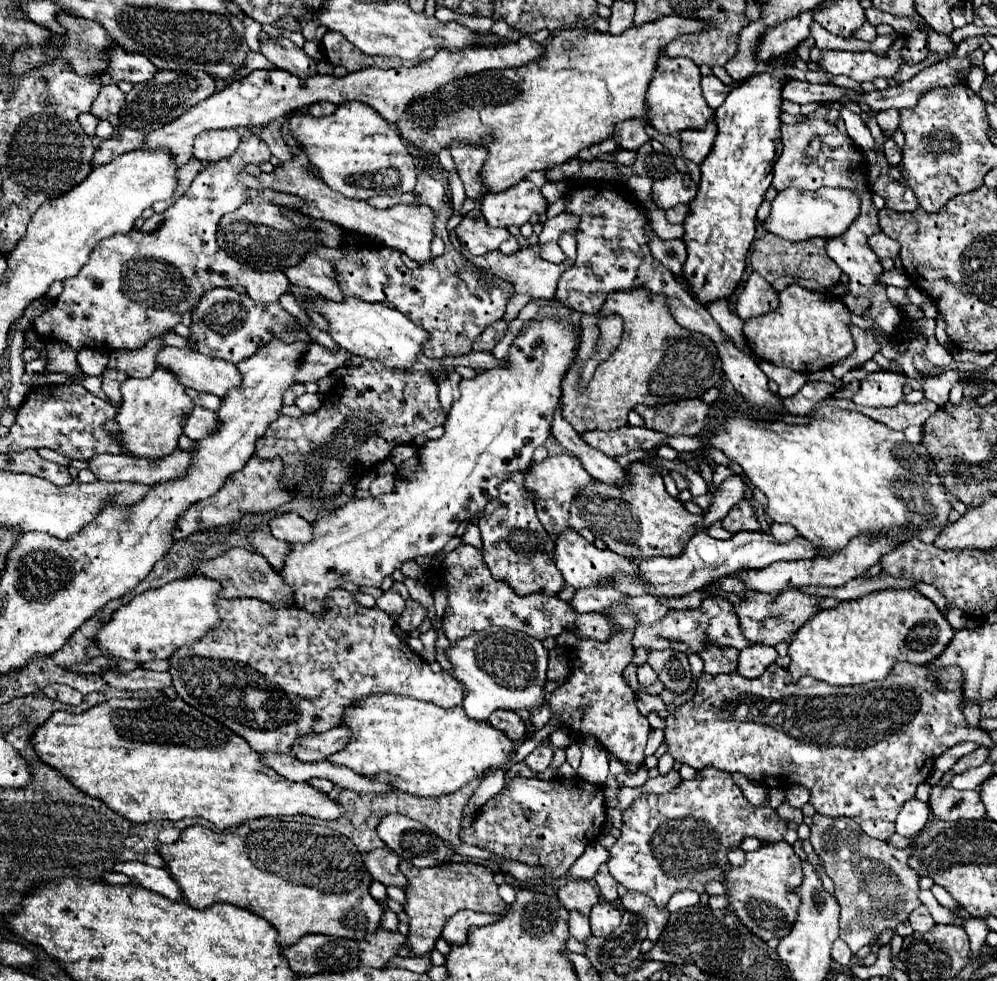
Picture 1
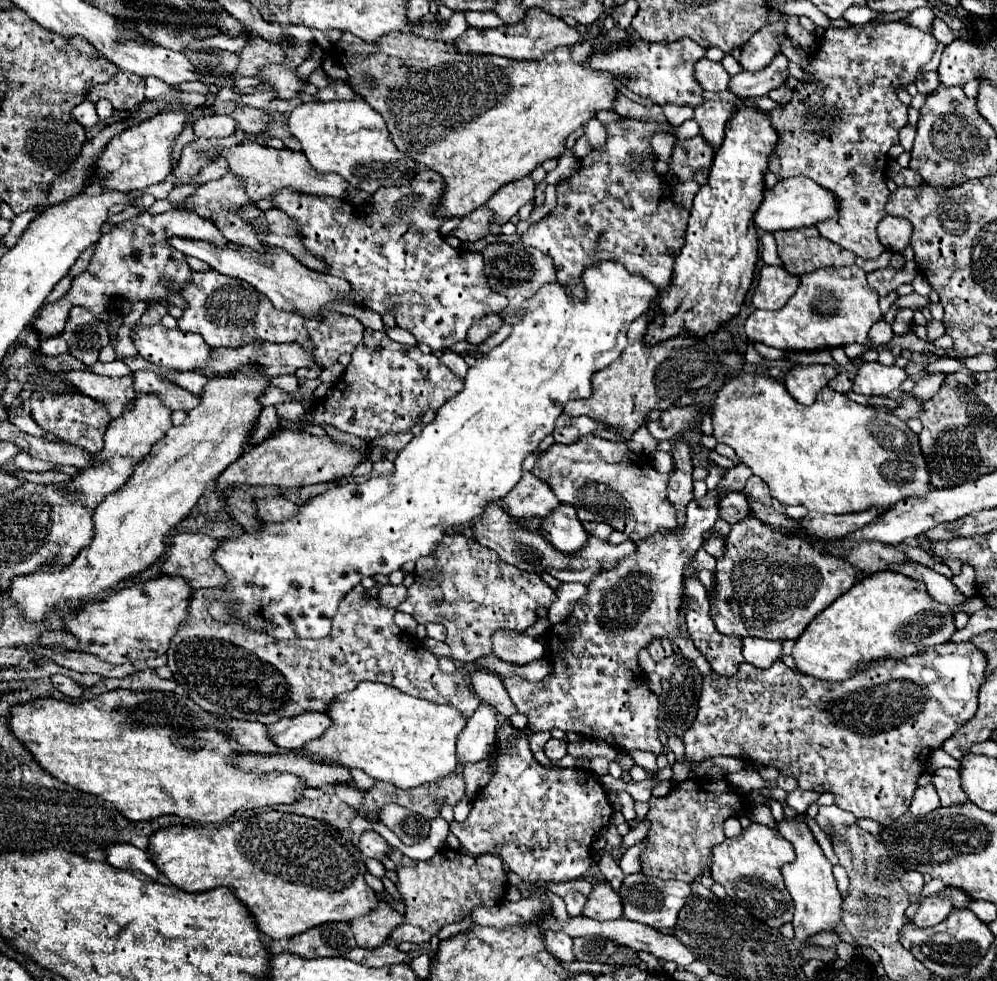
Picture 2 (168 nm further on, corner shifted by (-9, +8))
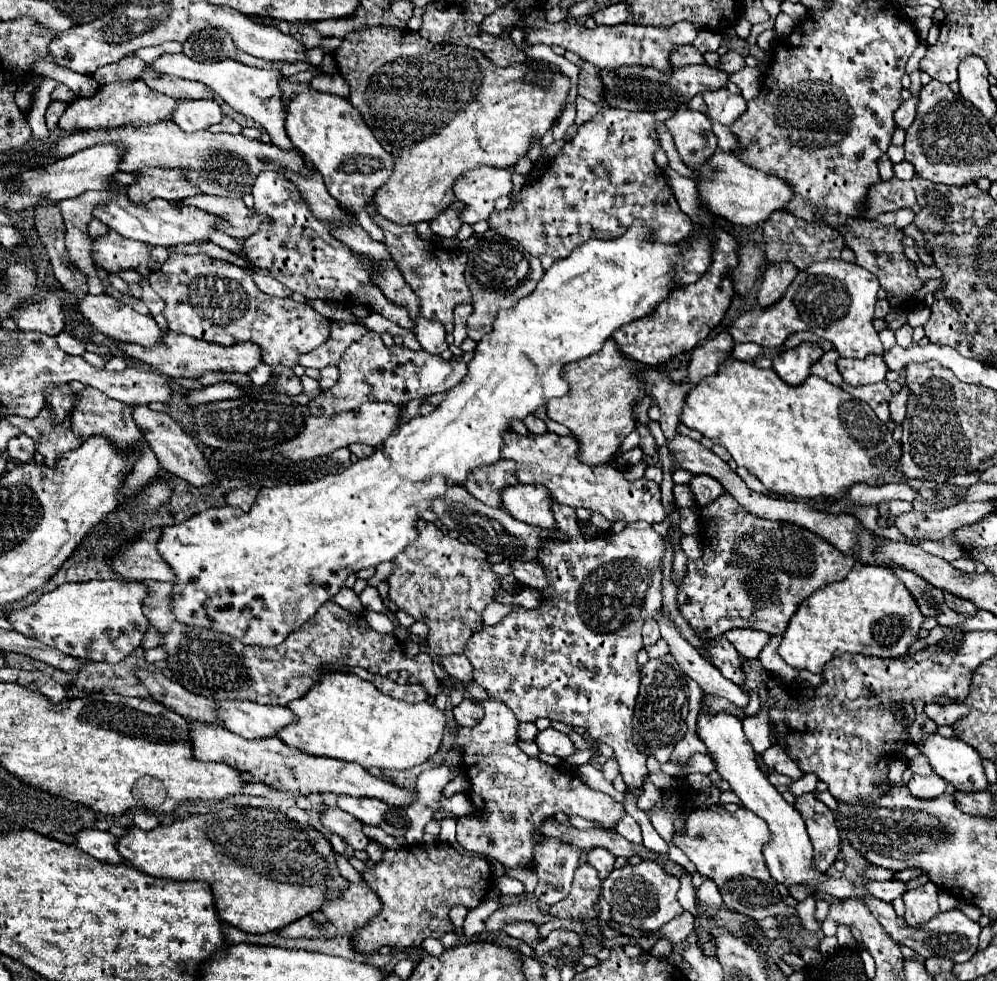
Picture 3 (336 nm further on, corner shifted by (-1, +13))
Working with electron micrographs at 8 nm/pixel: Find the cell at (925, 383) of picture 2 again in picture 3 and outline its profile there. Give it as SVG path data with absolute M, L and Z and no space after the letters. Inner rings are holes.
M906 385L900 393L892 395L892 399L890 399L890 419L894 421L894 425L900 425L904 415L906 415L906 399L908 399L908 387Z

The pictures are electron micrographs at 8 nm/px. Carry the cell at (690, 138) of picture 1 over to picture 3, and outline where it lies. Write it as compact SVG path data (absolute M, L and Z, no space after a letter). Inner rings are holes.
M726 87L716 91L702 93L706 105L708 105L708 119L718 121L726 127L730 127L744 111L746 111L746 99L742 95L730 93Z

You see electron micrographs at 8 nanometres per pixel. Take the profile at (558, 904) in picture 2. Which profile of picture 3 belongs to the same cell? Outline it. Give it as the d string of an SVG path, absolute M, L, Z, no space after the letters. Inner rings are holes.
M506 875L497 880L497 886L504 895L520 896L524 892L524 885L520 881Z

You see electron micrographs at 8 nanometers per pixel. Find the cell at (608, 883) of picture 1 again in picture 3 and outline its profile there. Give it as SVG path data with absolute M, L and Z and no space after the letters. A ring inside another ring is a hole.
M596 847L588 853L588 863L598 871L600 879L608 877L608 873L614 869L614 861L616 861L616 857L604 847Z

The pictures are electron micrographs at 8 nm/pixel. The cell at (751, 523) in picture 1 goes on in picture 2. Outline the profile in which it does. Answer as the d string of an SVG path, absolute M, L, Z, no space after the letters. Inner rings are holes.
M728 492L726 496L722 496L722 504L718 504L718 508L720 508L720 518L726 520L728 524L738 524L740 520L752 516L748 498L742 492Z

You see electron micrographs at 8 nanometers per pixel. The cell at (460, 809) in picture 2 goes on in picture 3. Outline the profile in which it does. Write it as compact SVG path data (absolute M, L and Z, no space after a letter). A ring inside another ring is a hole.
M444 819L442 821L440 839L446 841L446 843L456 843L456 821L452 821L452 819Z

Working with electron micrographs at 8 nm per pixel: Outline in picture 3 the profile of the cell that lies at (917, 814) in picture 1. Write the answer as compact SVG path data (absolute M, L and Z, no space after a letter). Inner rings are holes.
M914 775L910 781L908 781L908 787L912 791L912 795L918 795L920 799L934 799L942 793L946 793L948 789L948 783L946 779L938 777L938 775L928 775L928 777L920 777L920 775Z

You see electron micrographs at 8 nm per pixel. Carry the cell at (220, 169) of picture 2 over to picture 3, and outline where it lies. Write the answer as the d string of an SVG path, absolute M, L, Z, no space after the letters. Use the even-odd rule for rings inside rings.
M86 191L74 199L66 199L60 203L60 211L66 227L66 249L74 267L88 275L88 287L92 295L102 293L102 283L96 275L96 267L92 261L92 237L88 235L88 223L92 221L94 207L108 203L110 193L106 191Z

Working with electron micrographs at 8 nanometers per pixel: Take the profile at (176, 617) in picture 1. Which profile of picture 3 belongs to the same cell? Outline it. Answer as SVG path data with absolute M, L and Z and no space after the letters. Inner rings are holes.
M84 581L62 583L54 591L42 593L32 605L24 609L6 609L4 617L12 623L12 629L24 637L38 639L48 647L62 651L64 655L118 663L140 647L140 641L148 629L148 619L142 615L142 599L148 589L134 581Z

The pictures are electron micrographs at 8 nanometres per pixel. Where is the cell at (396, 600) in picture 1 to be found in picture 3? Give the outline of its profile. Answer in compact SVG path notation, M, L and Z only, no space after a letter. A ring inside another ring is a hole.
M366 587L360 593L360 601L362 601L362 607L368 609L368 611L376 611L376 613L384 611L384 605L382 605L382 599L380 599L376 587Z

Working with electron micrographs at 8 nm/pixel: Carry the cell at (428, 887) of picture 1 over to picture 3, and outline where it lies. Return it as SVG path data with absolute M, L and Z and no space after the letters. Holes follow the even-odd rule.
M442 841L388 849L374 869L366 869L360 875L382 901L382 911L360 931L350 935L352 949L362 955L376 953L384 945L420 947L428 937L442 939L442 935L452 929L452 921L448 917L450 909L456 905L466 905L468 909L478 907L494 885L490 865L484 857L458 853Z

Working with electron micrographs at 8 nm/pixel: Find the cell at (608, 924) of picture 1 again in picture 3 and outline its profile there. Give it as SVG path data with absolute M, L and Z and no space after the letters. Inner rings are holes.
M584 863L574 873L572 891L566 895L566 899L552 905L548 913L558 919L580 919L580 921L596 919L600 913L598 895L600 895L600 879L594 867Z

